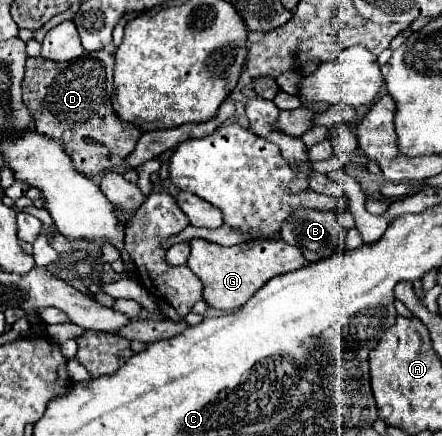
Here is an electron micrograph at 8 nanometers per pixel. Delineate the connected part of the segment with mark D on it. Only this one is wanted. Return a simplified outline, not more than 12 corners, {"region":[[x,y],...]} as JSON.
{"region":[[115,56],[25,66],[23,102],[87,176],[143,134],[111,106]]}

